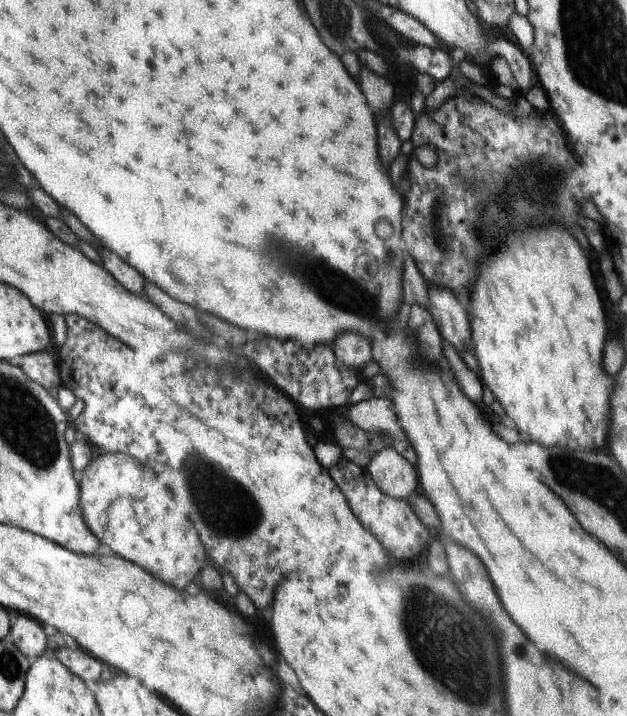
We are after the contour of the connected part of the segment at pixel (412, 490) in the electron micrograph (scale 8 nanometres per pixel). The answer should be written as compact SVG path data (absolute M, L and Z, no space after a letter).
M378 448L367 466L380 492L395 499L406 500L419 493L416 467L392 448Z

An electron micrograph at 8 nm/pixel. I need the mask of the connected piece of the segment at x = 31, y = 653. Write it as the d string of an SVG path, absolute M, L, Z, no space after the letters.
M18 614L12 624L12 635L10 638L18 646L20 652L28 659L36 659L47 652L47 636L42 626L32 620L30 616Z

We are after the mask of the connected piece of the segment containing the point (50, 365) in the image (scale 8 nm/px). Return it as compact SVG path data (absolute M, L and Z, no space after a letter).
M36 352L29 356L22 356L20 369L28 378L50 391L50 388L61 385L59 362L48 352Z

